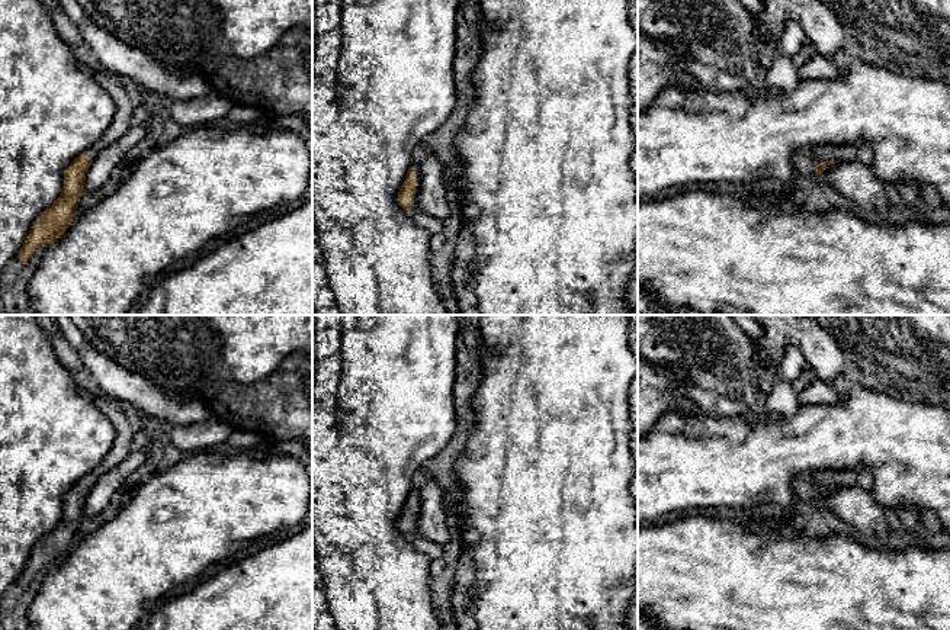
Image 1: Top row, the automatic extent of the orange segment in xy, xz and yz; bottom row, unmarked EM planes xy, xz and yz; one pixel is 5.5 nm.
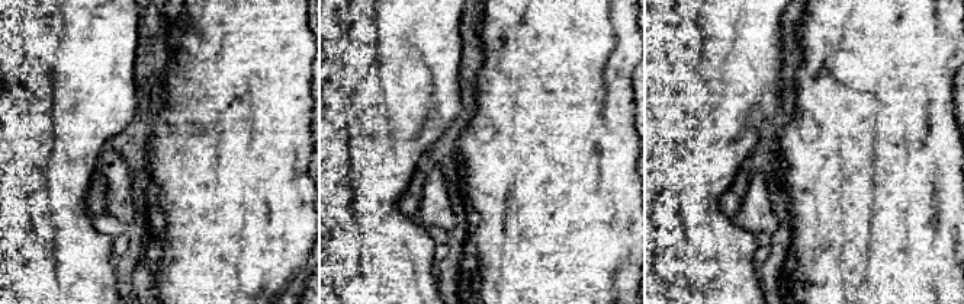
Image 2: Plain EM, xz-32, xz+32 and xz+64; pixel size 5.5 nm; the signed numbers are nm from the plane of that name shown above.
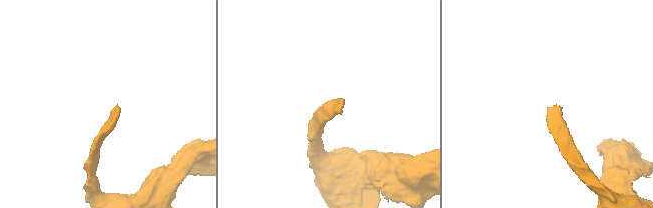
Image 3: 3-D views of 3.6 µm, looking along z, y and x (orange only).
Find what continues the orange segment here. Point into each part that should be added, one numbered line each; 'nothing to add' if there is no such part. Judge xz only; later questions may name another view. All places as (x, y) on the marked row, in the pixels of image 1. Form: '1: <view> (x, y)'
1: xz (414, 198)

